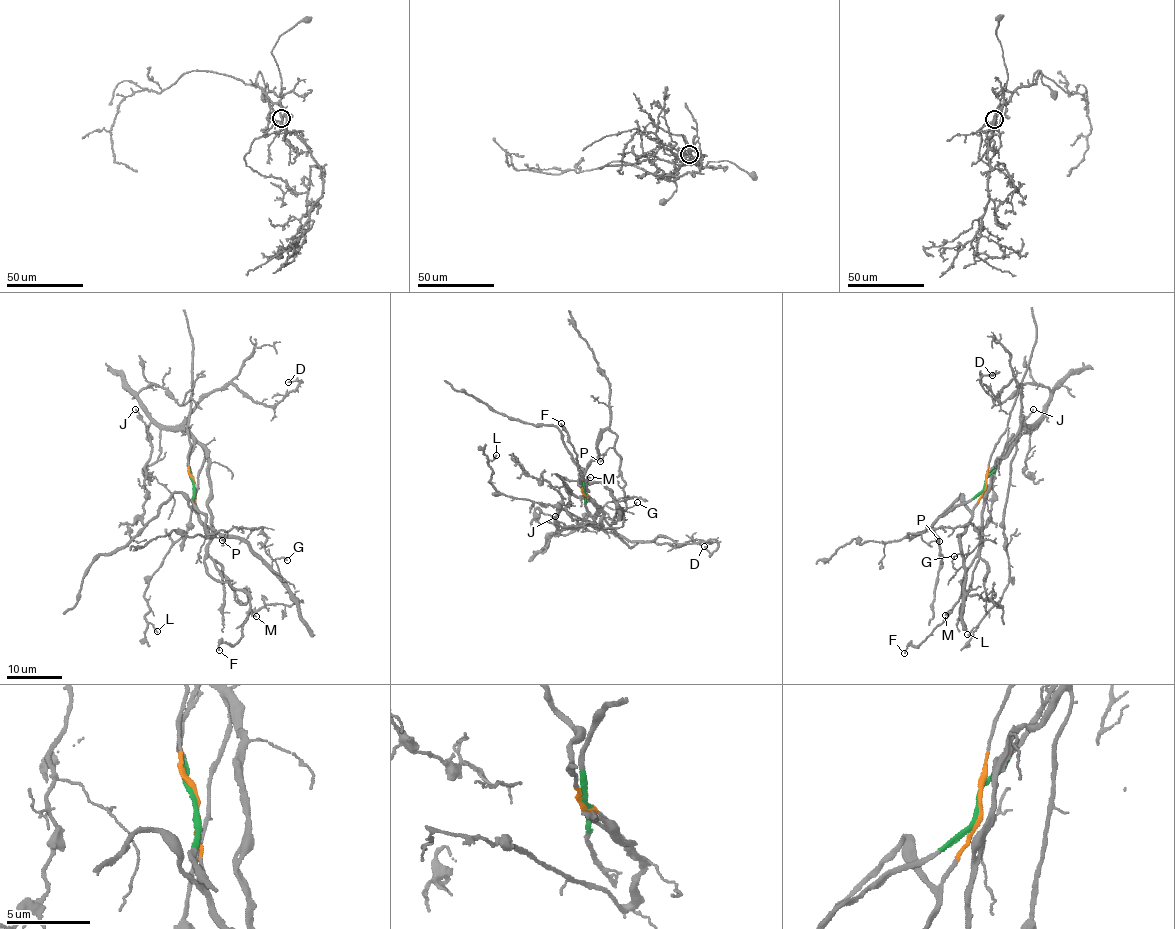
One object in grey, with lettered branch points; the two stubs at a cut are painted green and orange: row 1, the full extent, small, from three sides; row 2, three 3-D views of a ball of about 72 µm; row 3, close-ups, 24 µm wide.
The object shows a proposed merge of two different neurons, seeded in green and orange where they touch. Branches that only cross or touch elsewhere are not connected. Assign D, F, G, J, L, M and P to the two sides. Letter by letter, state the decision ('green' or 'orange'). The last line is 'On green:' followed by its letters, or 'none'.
D: green
F: green
G: orange
J: green
L: green
M: green
P: green
On green: D, F, J, L, M, P

